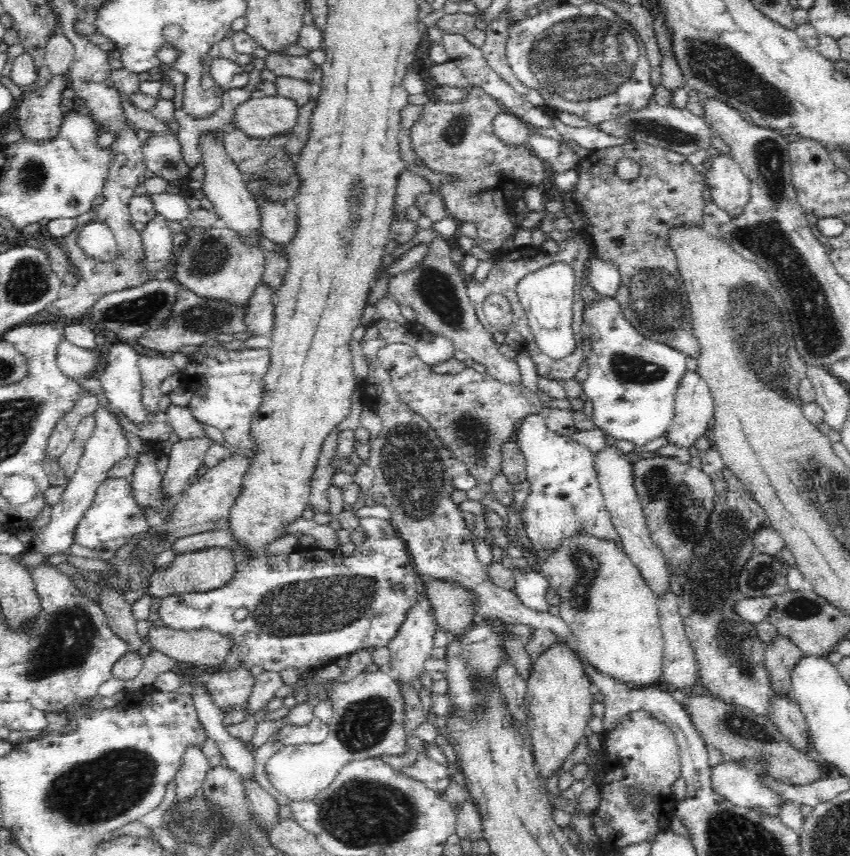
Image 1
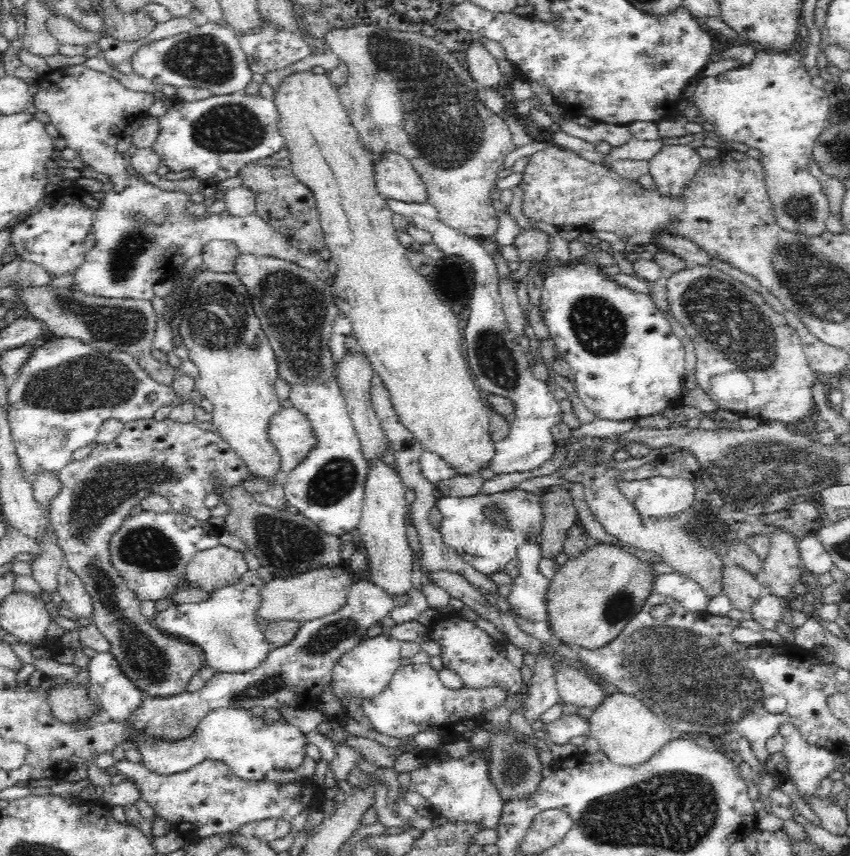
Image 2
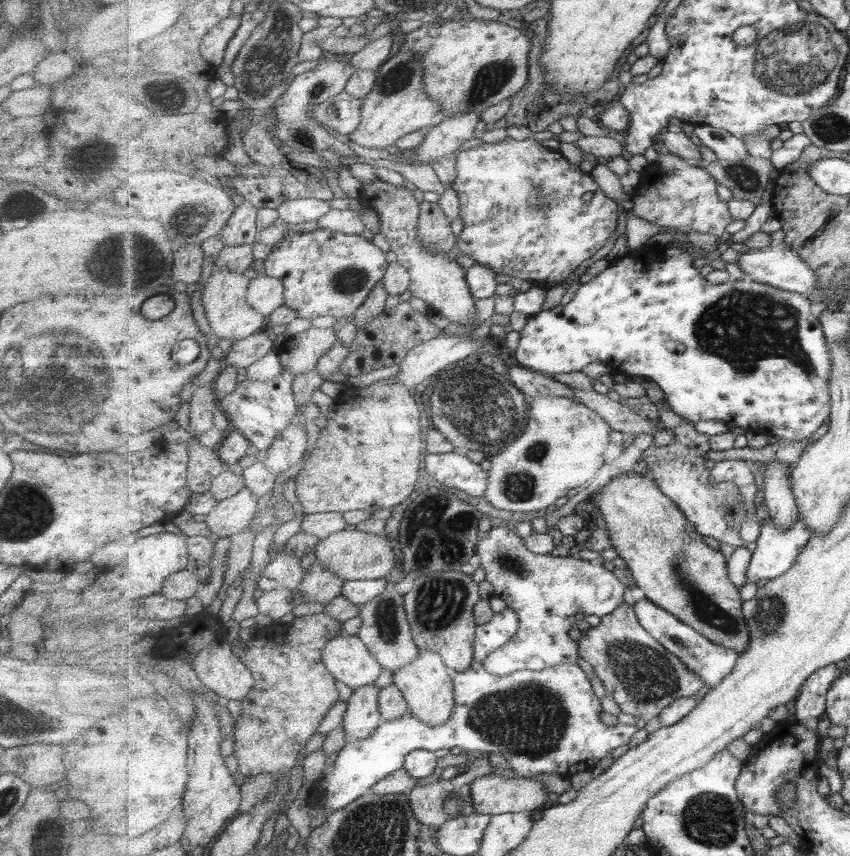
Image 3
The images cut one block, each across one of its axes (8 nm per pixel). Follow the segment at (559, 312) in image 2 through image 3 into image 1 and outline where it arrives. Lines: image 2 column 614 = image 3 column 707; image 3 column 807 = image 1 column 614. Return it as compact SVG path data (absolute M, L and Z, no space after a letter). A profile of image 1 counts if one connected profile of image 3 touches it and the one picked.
M597 296L598 300L586 306L582 314L582 330L590 334L592 352L588 356L588 378L584 380L583 394L594 403L592 422L607 436L632 442L641 449L647 442L668 433L675 416L675 391L679 380L687 372L686 355L680 350L656 339L646 338L622 312L615 296Z

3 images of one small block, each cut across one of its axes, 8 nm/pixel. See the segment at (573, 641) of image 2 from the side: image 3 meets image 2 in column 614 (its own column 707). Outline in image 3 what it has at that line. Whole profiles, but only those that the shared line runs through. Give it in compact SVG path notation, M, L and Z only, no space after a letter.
M623 473L609 481L598 493L594 503L605 521L611 546L625 560L632 578L646 592L646 598L701 631L711 642L739 654L747 650L751 644L750 630L744 617L744 601L741 600L739 587L730 581L728 558L703 540L693 522L664 494L656 478L651 473Z

